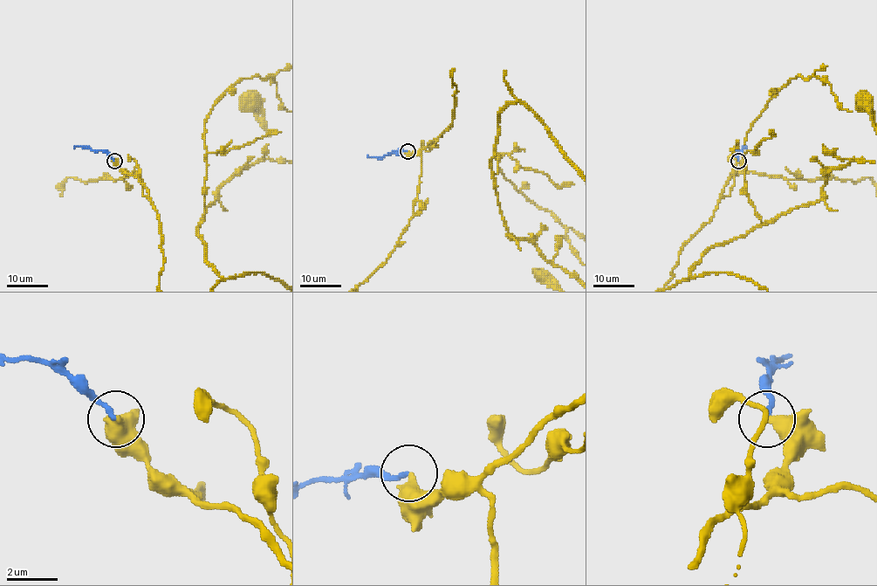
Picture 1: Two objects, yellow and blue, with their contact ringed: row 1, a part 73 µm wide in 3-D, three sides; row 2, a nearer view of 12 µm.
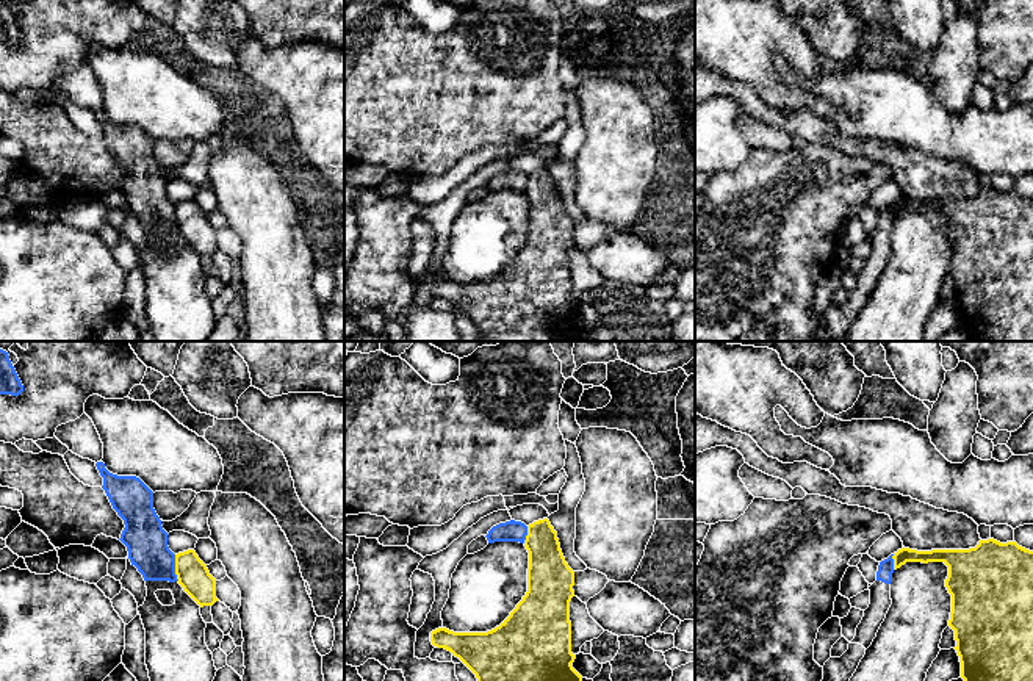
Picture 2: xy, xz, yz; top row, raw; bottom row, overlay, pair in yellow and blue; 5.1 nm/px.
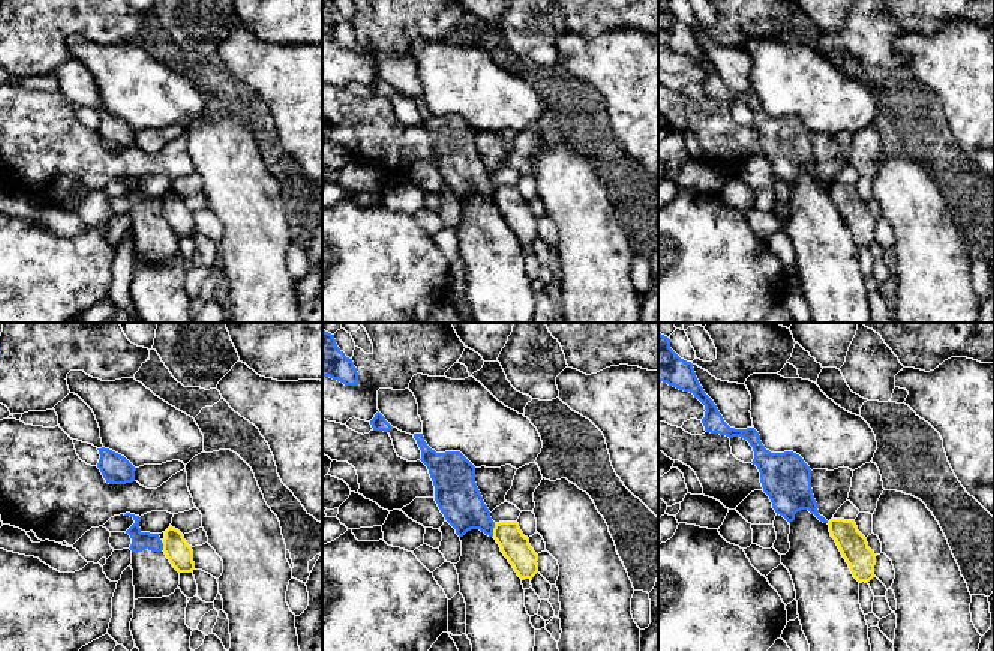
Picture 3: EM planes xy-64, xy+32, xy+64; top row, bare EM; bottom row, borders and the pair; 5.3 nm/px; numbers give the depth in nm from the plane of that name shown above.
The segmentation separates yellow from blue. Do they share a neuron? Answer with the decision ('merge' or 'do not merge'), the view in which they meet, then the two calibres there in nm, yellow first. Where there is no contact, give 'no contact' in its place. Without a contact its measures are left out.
do not merge | xy | 160/220 nm

